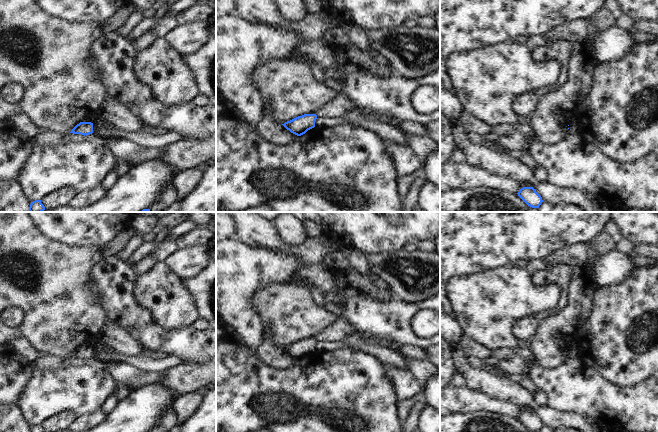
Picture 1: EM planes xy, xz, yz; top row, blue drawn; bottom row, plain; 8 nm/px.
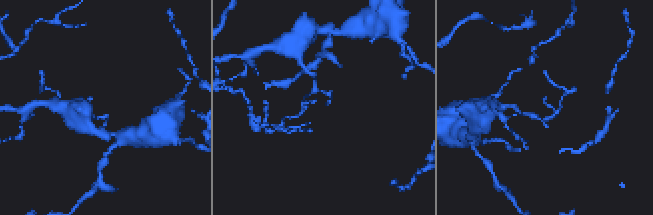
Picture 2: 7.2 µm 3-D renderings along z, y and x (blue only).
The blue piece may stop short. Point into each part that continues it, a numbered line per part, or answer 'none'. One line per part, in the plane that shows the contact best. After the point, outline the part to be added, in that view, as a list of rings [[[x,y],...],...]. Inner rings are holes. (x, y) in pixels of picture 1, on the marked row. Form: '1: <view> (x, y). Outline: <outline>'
none

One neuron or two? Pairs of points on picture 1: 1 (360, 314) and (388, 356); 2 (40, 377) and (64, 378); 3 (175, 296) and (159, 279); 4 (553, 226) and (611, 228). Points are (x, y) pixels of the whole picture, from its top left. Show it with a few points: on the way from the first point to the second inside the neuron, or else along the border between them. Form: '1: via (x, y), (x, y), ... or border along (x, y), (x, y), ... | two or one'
1: border along (371, 341), (383, 343), (387, 346) | two
2: via (46, 378), (58, 378) | one
3: via (171, 292), (162, 283) | one
4: border along (608, 222), (601, 230) | two

